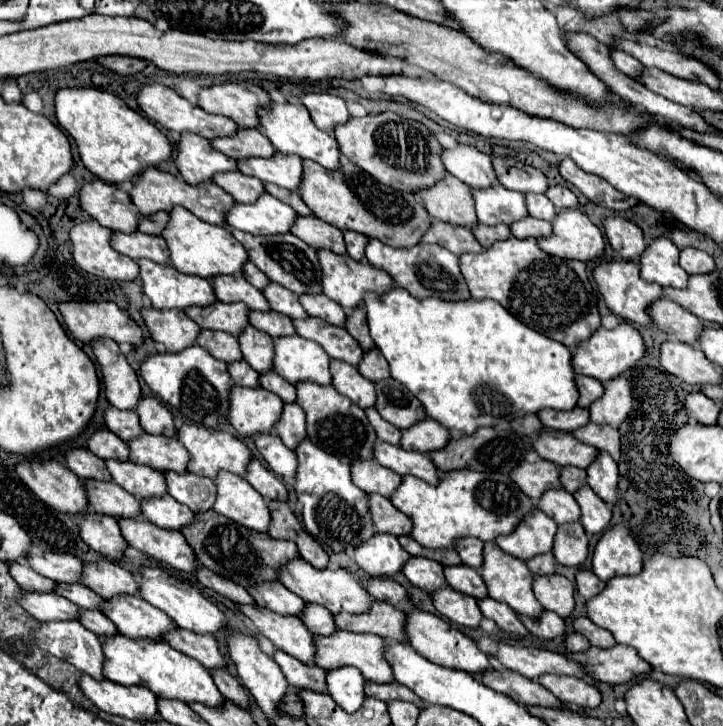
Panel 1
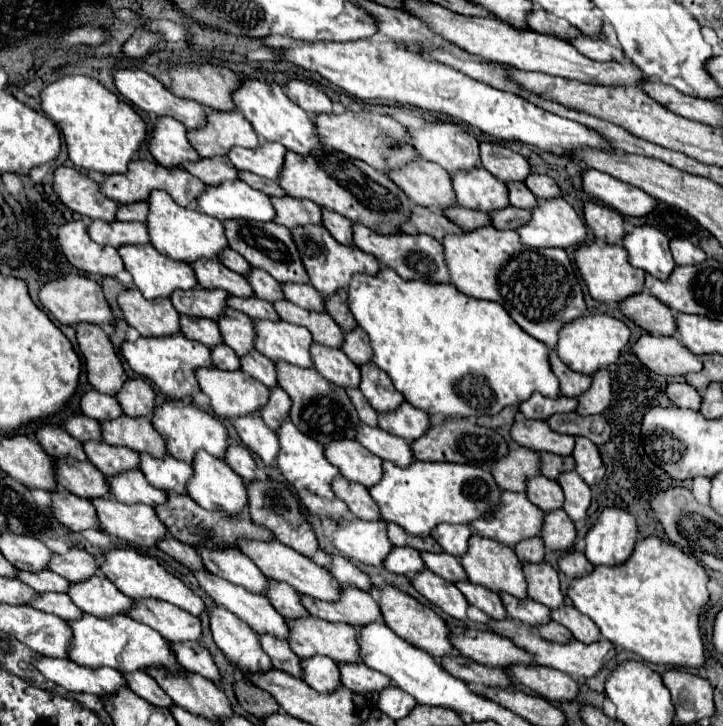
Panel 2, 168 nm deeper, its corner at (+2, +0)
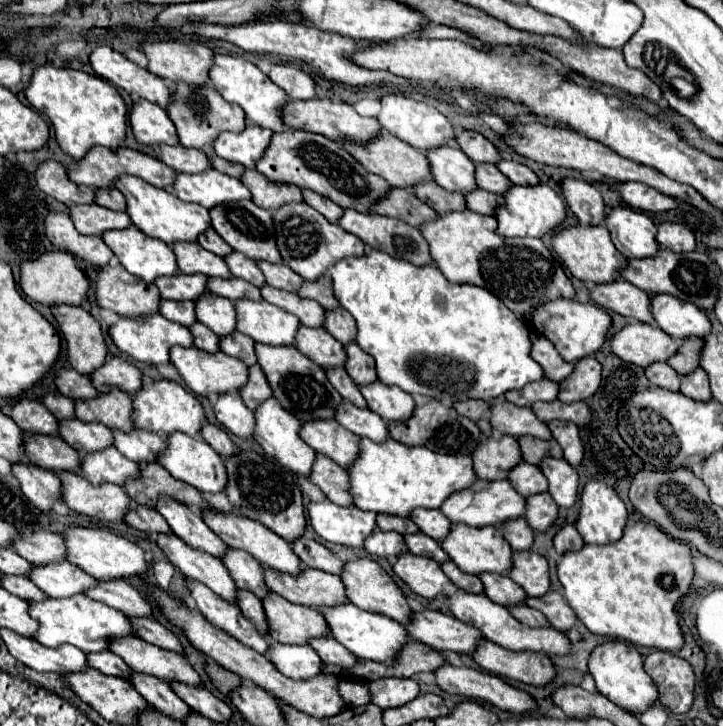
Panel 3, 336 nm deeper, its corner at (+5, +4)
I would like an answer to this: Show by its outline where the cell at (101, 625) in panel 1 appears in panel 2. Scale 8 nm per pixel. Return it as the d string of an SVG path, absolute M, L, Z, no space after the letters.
M43 592L43 594L37 594L35 600L31 600L31 606L41 610L41 612L47 612L47 614L55 614L63 620L77 620L83 616L83 612L67 598L67 594L55 594L55 592Z

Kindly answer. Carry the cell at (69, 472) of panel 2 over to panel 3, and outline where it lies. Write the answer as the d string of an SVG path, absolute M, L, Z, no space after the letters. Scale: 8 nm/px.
M26 436L24 450L28 462L38 468L50 472L80 472L80 454L62 438L50 440L50 436Z

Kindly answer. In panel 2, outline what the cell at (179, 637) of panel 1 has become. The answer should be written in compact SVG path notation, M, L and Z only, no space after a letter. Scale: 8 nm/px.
M135 600L135 608L127 616L151 626L167 642L199 642L201 638L199 618L163 600Z

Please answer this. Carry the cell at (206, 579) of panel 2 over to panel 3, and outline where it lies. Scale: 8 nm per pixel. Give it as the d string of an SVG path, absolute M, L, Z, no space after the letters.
M158 536L156 538L160 550L166 554L166 558L188 578L198 580L204 586L208 586L212 592L222 596L224 600L238 604L238 588L230 572L224 568L222 560L216 560L214 556L204 556L202 552L196 552L194 548L188 548L178 536Z

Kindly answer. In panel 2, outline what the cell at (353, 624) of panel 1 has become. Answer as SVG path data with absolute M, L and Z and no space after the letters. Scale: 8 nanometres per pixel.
M341 588L343 596L335 602L325 600L309 600L307 596L299 596L303 606L311 616L325 618L329 622L345 622L351 626L383 622L379 614L379 604L373 600L369 592L359 592L359 588Z

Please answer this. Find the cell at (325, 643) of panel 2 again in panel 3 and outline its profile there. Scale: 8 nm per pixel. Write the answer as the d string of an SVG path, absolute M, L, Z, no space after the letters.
M274 594L262 600L270 634L280 644L308 644L312 638L328 638L328 622L316 608L292 604Z

